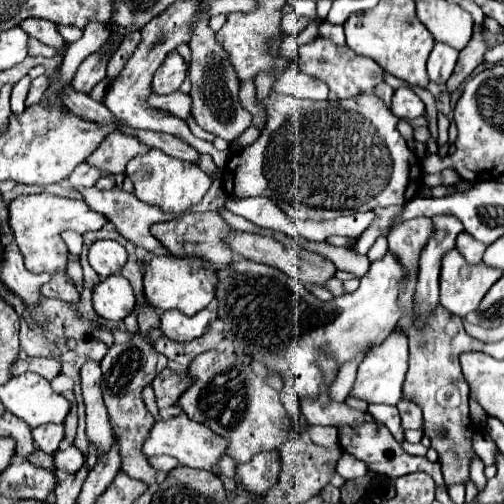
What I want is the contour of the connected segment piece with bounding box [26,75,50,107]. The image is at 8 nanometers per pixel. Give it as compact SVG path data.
M46 75L36 77L36 79L32 81L32 85L30 85L30 91L28 91L28 97L26 97L26 105L30 107L30 105L42 101L44 95L48 93L48 85L50 85L50 81L48 81Z

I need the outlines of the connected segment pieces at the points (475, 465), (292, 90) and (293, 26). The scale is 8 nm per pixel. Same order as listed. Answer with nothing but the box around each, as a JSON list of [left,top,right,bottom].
[[470,457,486,491],[274,69,328,101],[282,13,308,35]]

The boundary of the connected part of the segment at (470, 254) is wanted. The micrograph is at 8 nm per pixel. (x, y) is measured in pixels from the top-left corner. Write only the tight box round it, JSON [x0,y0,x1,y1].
[456,233,486,263]

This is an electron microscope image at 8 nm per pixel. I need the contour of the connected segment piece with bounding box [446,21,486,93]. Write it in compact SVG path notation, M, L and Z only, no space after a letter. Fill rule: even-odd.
M484 21L480 25L474 23L474 33L472 39L468 43L468 47L464 51L460 51L456 69L452 73L452 77L446 83L446 89L452 93L458 89L458 85L478 67L484 63L484 53L486 53L486 29L484 29Z

